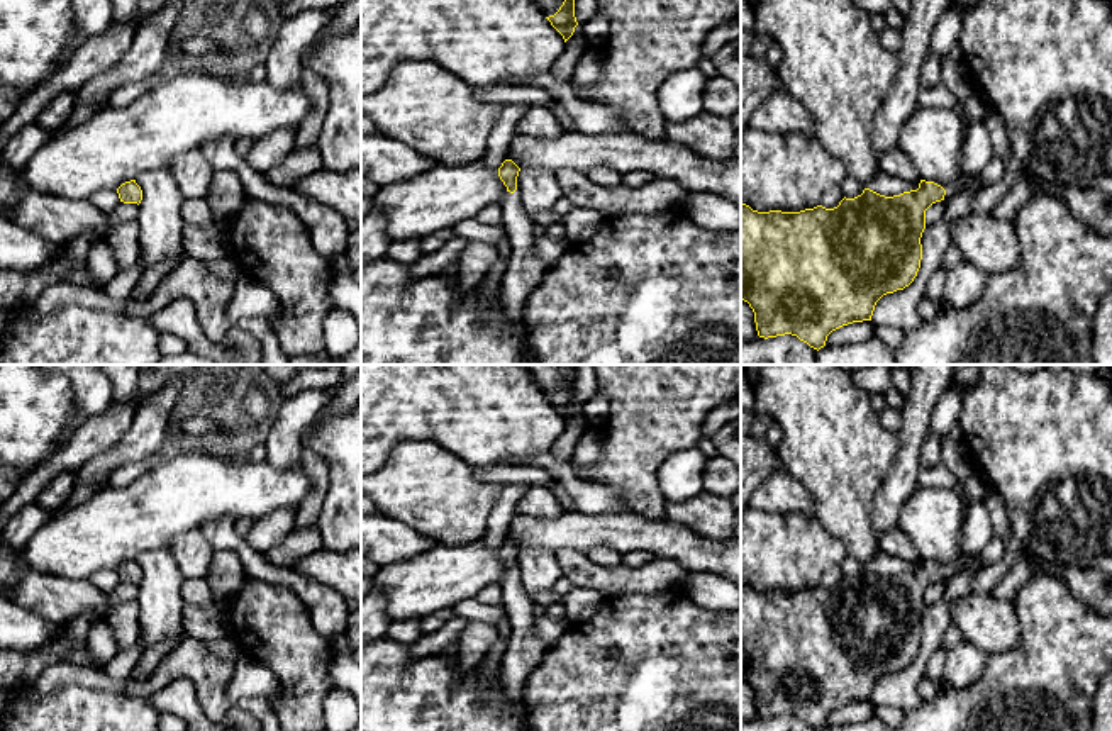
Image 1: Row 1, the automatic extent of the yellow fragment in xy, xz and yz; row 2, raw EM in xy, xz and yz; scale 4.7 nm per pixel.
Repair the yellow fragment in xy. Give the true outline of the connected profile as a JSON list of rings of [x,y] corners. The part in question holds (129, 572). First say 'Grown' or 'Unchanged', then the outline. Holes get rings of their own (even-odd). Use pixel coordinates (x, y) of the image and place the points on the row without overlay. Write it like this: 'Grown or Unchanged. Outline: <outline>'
Unchanged. Outline: [[[136,560],[125,561],[117,568],[119,578],[124,583],[141,583],[142,580],[142,570],[136,563]]]

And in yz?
Grown. Outline: [[[920,560],[917,570],[893,577],[865,568],[834,589],[758,592],[741,583],[741,678],[754,692],[758,716],[792,714],[819,731],[832,711],[871,700],[883,675],[904,670],[917,656],[926,590],[963,570],[963,560],[949,572]]]

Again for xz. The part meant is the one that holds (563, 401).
Unchanged. Outline: [[[566,365],[566,378],[554,395],[546,397],[551,405],[563,416],[564,422],[573,416],[578,405],[575,397],[576,365]]]

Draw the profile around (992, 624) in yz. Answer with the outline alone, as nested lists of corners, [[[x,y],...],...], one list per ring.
[[[968,594],[951,604],[951,621],[963,639],[987,655],[1014,650],[1020,639],[1014,602],[992,594]]]

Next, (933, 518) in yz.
[[[917,487],[904,504],[898,527],[912,539],[919,558],[946,572],[963,560],[965,504],[953,488]]]

